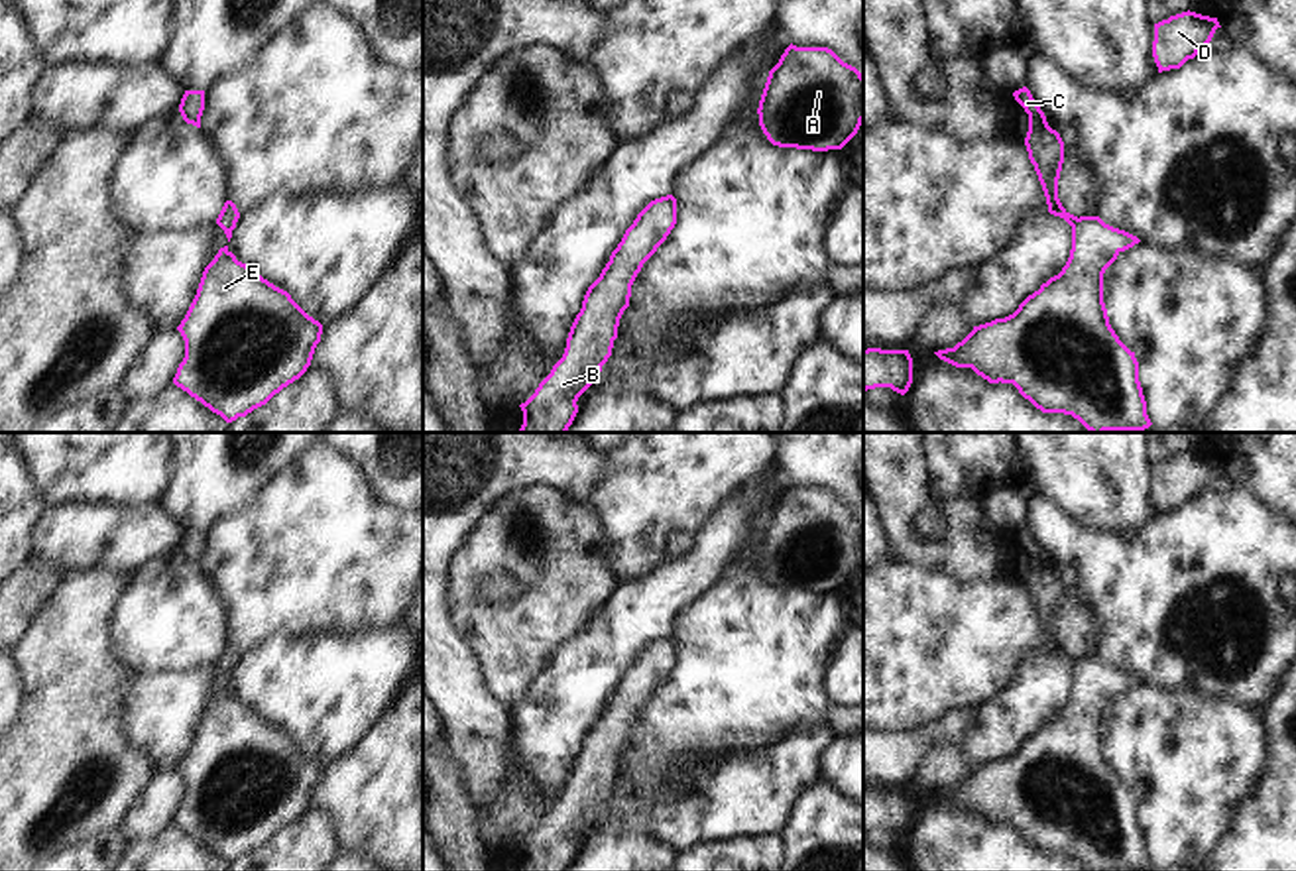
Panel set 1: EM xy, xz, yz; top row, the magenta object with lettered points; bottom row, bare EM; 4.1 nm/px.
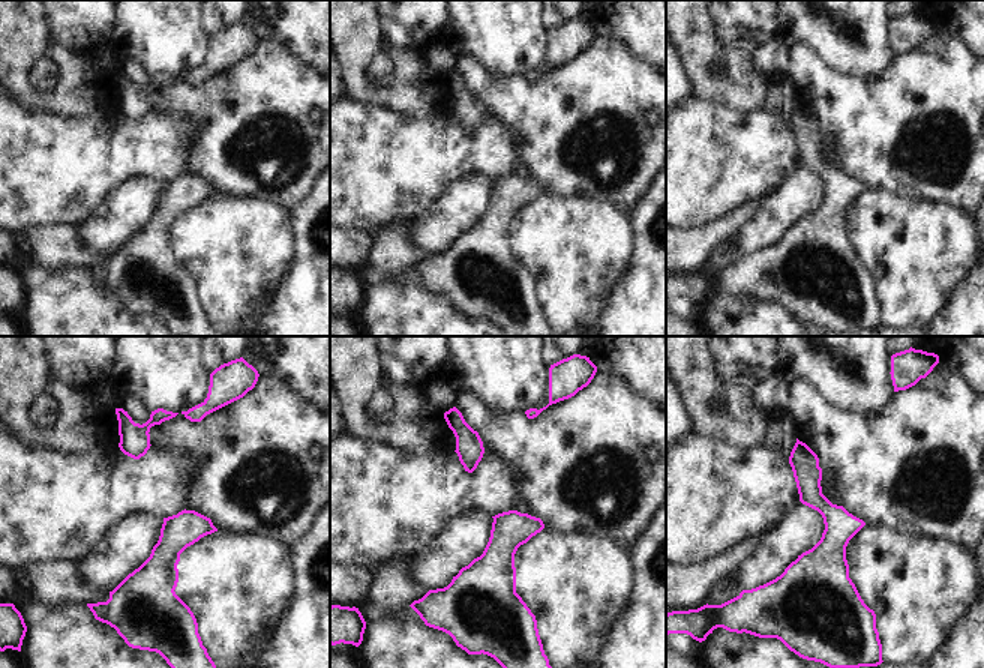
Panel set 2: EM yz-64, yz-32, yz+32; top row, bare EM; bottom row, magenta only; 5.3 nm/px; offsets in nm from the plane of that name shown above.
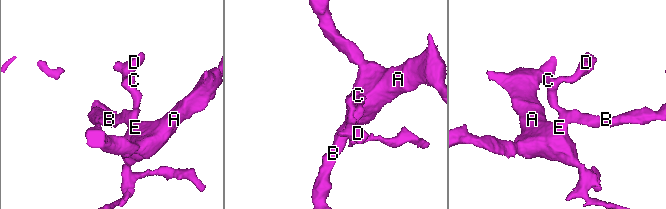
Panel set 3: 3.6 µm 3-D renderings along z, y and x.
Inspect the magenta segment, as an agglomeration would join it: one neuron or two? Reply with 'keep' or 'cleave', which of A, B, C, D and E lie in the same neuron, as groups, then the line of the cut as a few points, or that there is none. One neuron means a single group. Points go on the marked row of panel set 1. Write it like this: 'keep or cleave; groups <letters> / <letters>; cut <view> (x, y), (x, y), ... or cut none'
keep; groups A B C D E; cut none

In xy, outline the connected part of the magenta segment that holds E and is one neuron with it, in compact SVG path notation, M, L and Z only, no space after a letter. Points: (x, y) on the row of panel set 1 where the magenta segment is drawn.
M224 246L177 330L185 358L173 383L232 423L307 372L323 324Z

